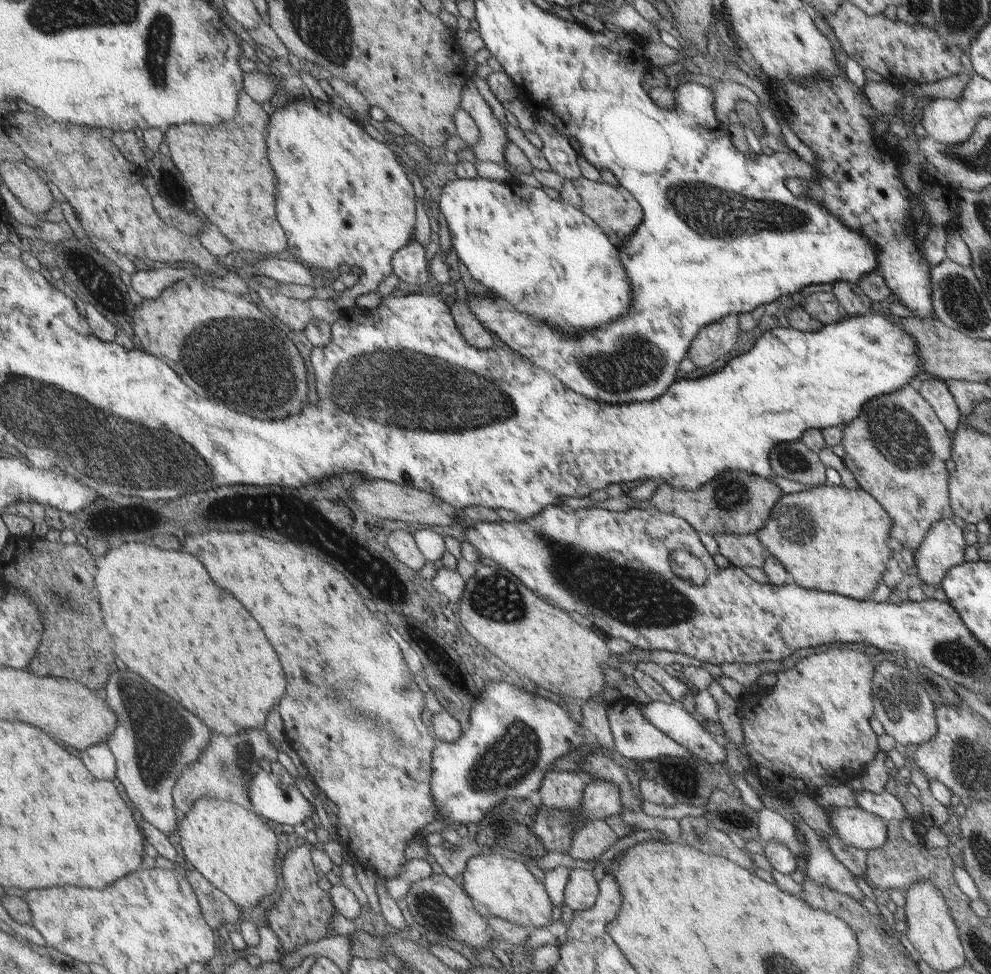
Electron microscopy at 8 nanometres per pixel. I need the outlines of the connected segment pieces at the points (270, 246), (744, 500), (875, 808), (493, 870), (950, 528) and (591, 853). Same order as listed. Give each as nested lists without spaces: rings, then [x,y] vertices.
[[[243,89],[235,120],[219,126],[175,126],[166,132],[165,140],[172,160],[191,188],[195,206],[205,212],[205,220],[217,224],[236,247],[264,257],[288,250],[288,238],[275,208],[277,176],[267,156],[265,126],[269,121],[270,109]]]
[[[725,472],[694,491],[684,491],[669,485],[657,484],[648,498],[649,506],[660,513],[687,521],[695,532],[713,535],[753,535],[770,520],[774,504],[779,500],[779,488],[767,479],[745,472]]]
[[[863,790],[856,794],[858,807],[874,815],[879,815],[889,823],[899,823],[906,818],[905,809],[894,795],[882,792],[880,794],[870,793]]]
[[[498,853],[471,856],[462,872],[461,887],[473,903],[483,906],[485,914],[512,922],[526,930],[543,928],[551,920],[551,903],[543,886],[517,862]]]
[[[950,518],[938,520],[914,552],[914,565],[921,583],[940,587],[945,573],[963,560],[966,547],[962,530]]]
[[[586,819],[585,824],[573,833],[567,854],[575,860],[596,861],[617,840],[615,832],[603,820]]]

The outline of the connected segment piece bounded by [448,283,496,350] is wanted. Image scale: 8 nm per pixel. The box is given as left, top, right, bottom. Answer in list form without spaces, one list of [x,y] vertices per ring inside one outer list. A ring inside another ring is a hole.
[[[455,283],[455,300],[449,307],[451,318],[463,337],[463,340],[474,349],[489,350],[496,344],[496,339],[490,331],[486,331],[471,314],[466,305],[466,292],[461,284]]]

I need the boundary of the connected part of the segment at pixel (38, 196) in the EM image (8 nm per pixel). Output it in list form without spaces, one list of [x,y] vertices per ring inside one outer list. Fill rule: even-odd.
[[[24,162],[1,163],[3,184],[20,200],[20,203],[33,215],[49,212],[53,208],[53,192],[49,184],[41,178],[37,170]]]

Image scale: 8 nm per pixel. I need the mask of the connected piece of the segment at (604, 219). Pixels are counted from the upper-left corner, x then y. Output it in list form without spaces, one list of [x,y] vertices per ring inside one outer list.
[[[579,177],[577,179],[565,179],[558,193],[561,201],[566,201],[573,208],[583,208],[583,212],[587,212],[587,216],[595,224],[599,224],[598,227],[603,228],[603,232],[607,232],[607,236],[611,236],[611,240],[615,240],[614,245],[616,247],[641,226],[642,207],[635,196],[621,185],[611,186],[602,180],[595,183]]]

